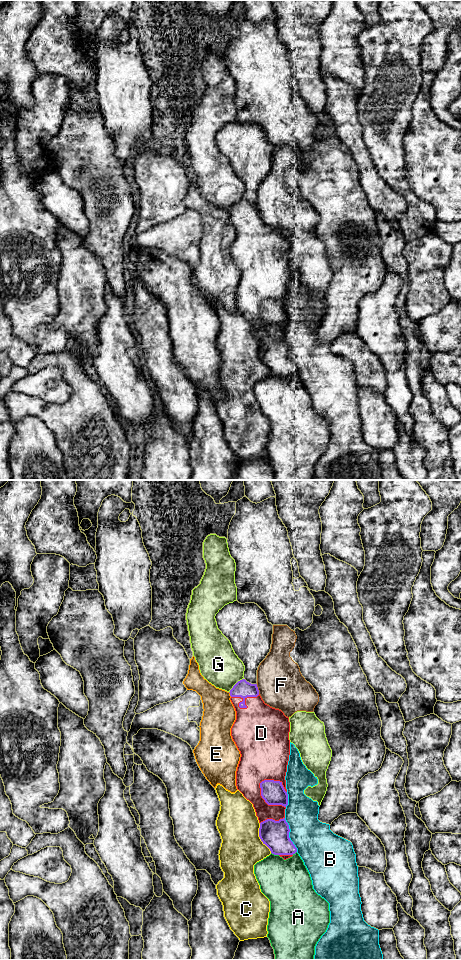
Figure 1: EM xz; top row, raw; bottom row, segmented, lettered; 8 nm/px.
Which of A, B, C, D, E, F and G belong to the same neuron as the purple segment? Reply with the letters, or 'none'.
D

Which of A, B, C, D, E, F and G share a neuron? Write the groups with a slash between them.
A / B / C / D / E / F / G

